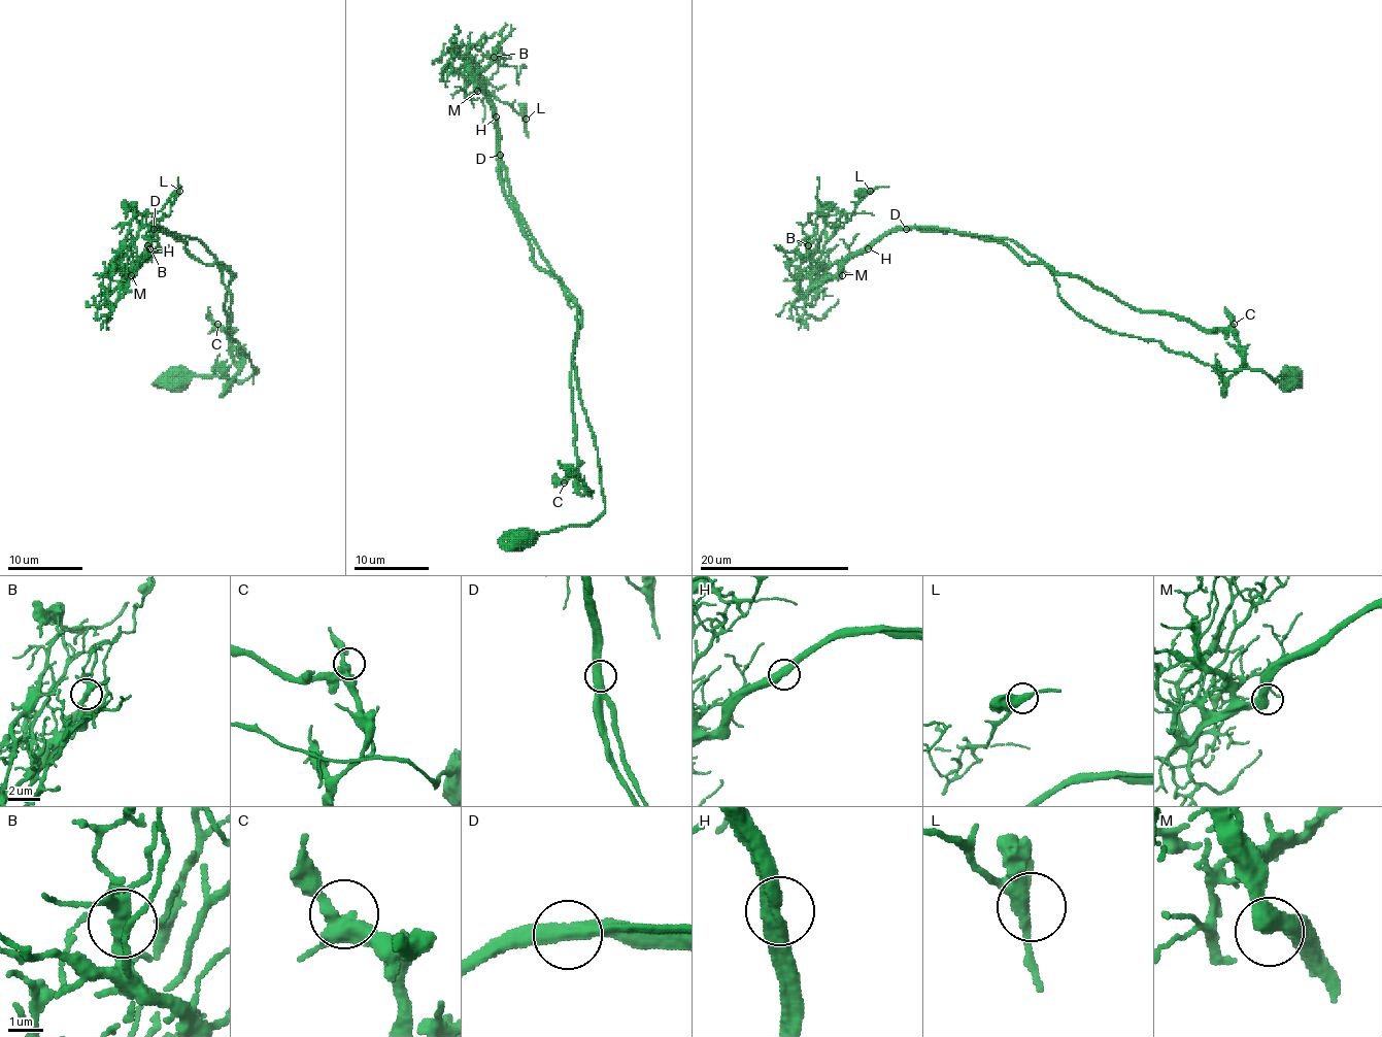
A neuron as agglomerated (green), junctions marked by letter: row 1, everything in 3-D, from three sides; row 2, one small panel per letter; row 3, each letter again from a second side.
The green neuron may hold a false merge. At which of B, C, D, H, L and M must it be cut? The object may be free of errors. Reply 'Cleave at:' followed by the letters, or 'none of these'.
Cleave at: none of these

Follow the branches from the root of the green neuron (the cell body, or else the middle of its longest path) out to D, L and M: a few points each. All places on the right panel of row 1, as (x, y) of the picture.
D: (1288, 378), (1223, 371), (1157, 340), (1107, 331), (1009, 239), (906, 228)
L: (1288, 378), (1223, 371), (1157, 340), (1107, 331), (1009, 239), (888, 230), (815, 280), (824, 243), (870, 191)
M: (1288, 378), (1223, 371), (1157, 340), (1107, 331), (1009, 239), (888, 230), (842, 275)

